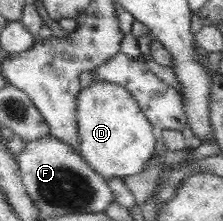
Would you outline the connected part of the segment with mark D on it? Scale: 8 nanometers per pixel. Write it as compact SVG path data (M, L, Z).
M94 80L78 96L80 155L107 180L140 174L154 160L158 146L157 129L137 100L126 87L98 80Z

